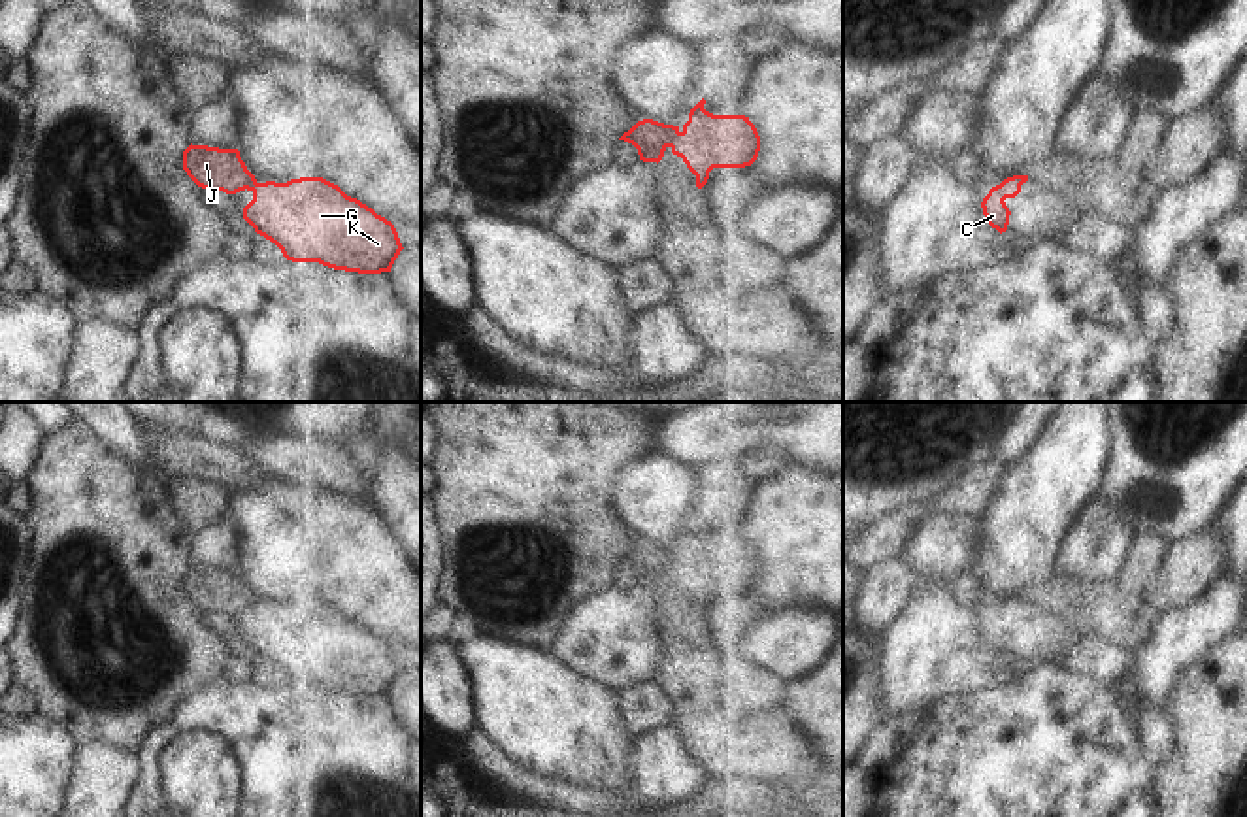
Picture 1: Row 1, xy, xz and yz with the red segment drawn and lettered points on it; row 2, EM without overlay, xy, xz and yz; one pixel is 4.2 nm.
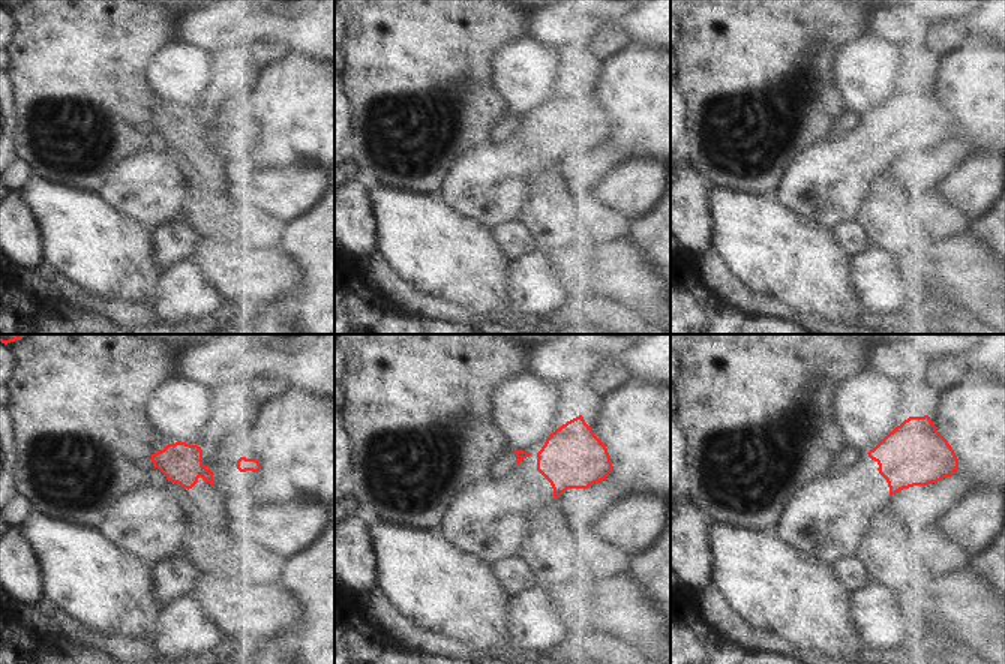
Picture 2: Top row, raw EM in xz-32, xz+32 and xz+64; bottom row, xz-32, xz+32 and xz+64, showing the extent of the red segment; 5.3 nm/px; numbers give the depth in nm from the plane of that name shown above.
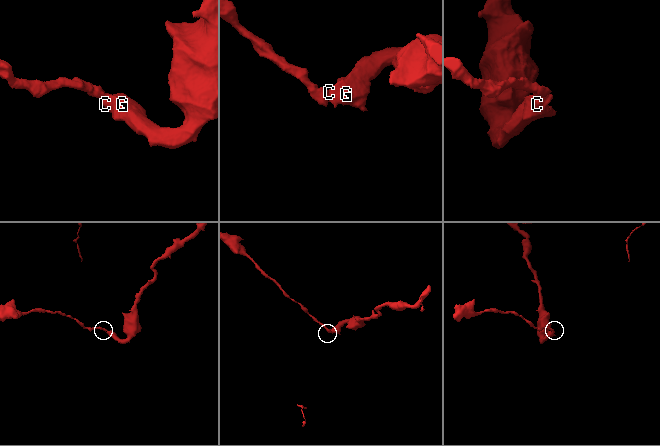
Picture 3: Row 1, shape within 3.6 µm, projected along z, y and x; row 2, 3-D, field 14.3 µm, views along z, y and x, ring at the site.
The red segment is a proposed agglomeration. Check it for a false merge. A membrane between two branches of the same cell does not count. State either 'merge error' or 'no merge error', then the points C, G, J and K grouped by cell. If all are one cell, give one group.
merge error; groups C G K / J

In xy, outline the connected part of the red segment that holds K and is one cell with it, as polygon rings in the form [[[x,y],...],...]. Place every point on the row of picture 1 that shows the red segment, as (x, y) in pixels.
[[[323,177],[257,183],[243,219],[292,262],[381,274],[404,249],[391,221]]]

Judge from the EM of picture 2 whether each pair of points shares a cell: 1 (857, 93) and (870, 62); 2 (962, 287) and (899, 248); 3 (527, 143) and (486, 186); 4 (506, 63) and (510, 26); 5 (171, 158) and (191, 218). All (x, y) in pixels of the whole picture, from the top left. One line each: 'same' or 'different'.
1: same
2: same
3: same
4: different
5: different

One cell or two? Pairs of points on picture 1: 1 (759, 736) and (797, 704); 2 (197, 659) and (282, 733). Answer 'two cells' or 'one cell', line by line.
1: two cells
2: two cells

